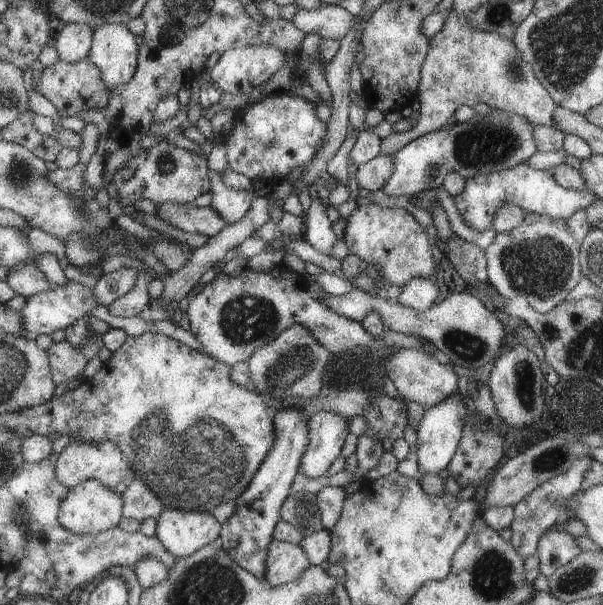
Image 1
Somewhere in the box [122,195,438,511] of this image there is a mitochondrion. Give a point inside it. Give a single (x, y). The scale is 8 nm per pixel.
(244, 320)

